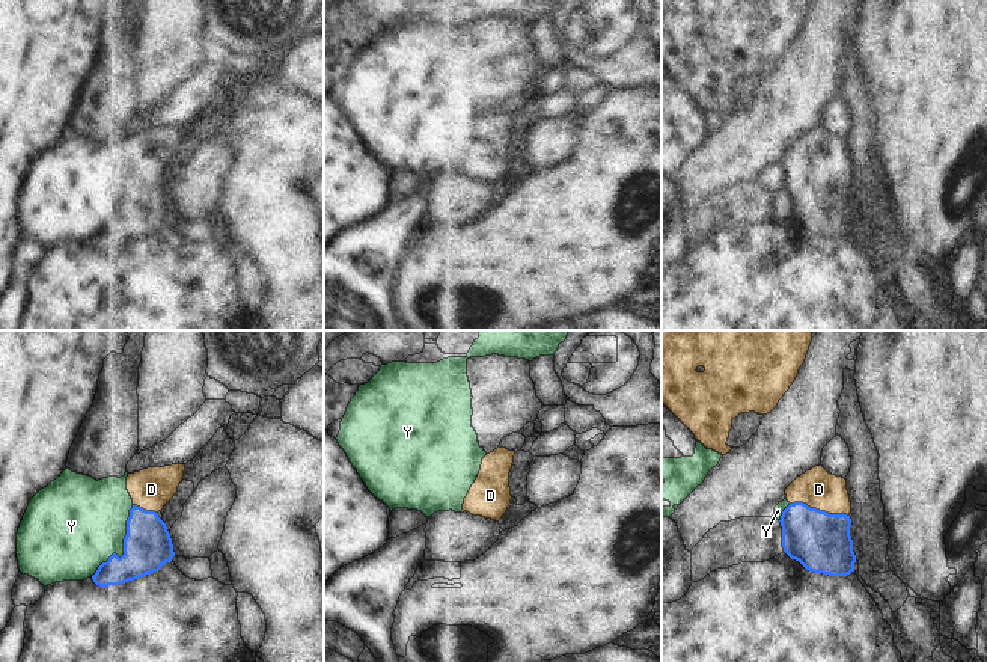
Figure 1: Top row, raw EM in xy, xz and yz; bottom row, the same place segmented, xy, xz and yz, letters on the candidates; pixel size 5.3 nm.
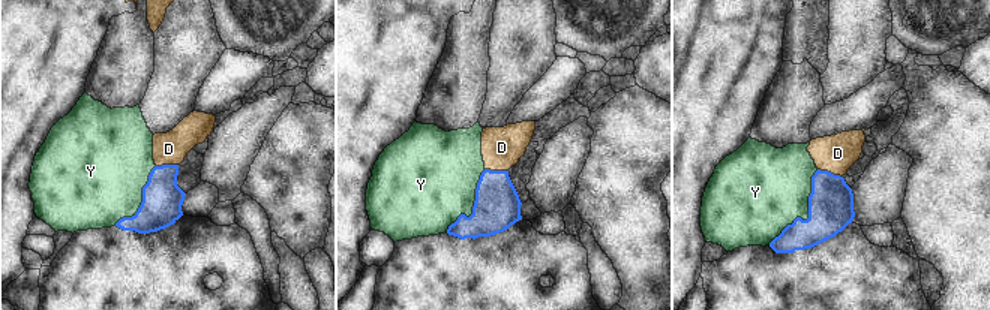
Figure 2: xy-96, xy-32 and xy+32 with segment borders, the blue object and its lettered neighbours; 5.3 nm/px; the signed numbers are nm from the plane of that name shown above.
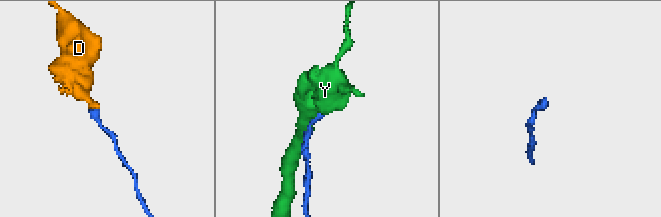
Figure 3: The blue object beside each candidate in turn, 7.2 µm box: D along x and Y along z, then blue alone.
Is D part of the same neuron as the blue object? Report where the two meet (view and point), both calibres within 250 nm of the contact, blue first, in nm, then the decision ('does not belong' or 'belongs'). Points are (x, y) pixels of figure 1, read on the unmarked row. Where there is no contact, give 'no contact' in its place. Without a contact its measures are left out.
contact yz (818, 172); calibres 320 and 200 nm; belongs

